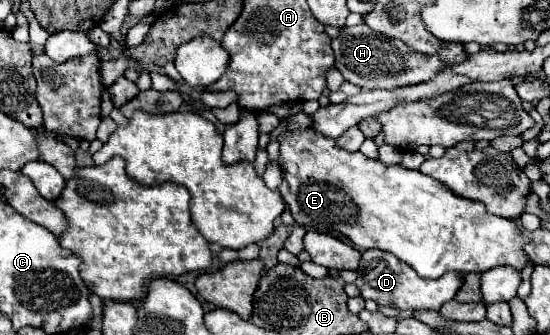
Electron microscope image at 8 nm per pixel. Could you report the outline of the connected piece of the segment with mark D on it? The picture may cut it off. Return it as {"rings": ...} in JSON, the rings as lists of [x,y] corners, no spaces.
{"rings":[[[365,251],[359,261],[357,269],[357,281],[355,285],[361,291],[361,297],[373,299],[377,305],[393,305],[397,309],[427,309],[427,311],[439,311],[443,303],[451,301],[461,287],[461,275],[459,273],[445,273],[439,279],[423,279],[417,277],[417,273],[405,265],[403,261],[397,261],[393,253],[385,251]]]}

